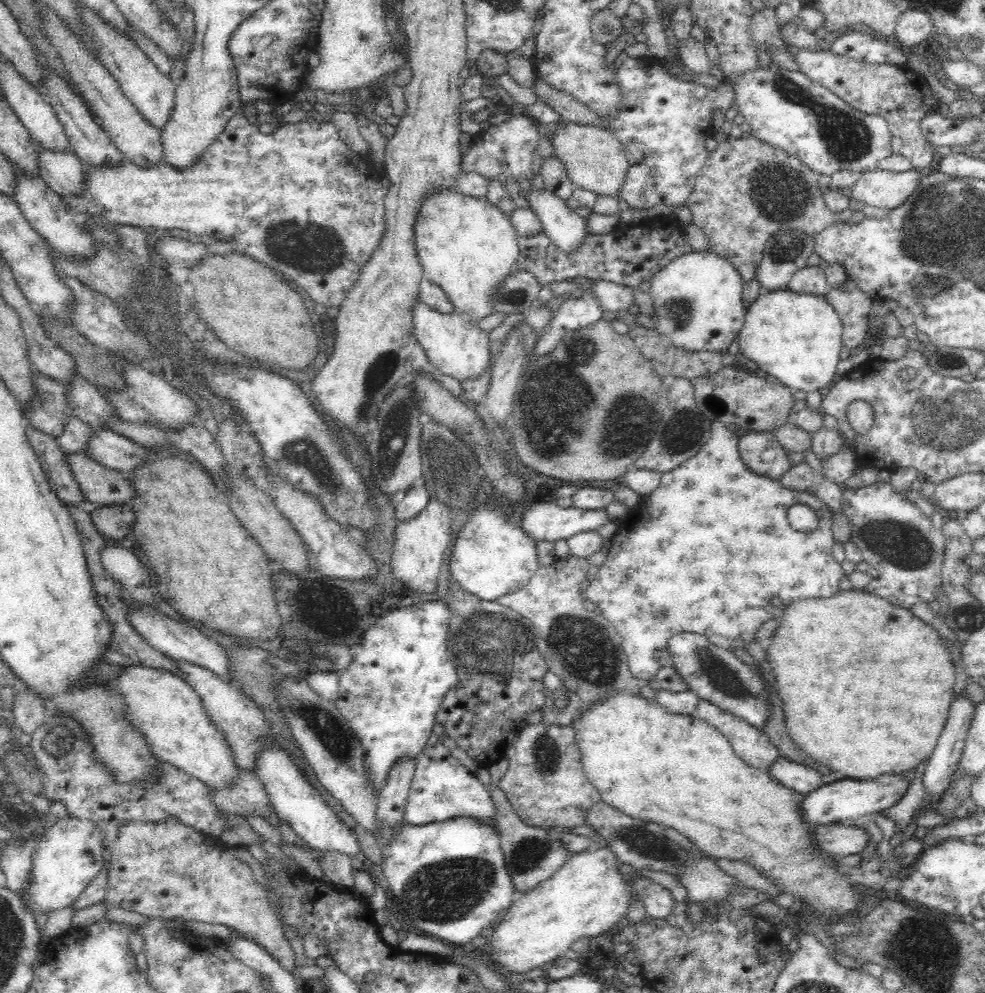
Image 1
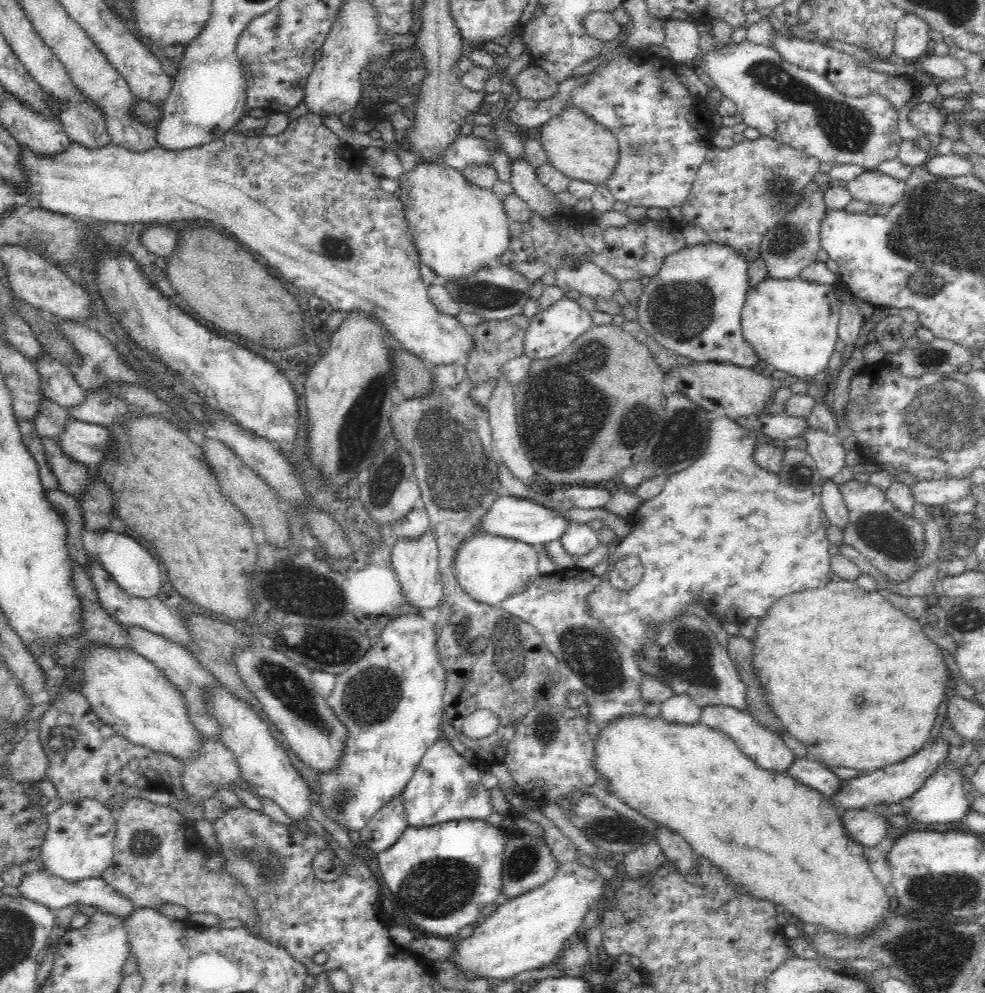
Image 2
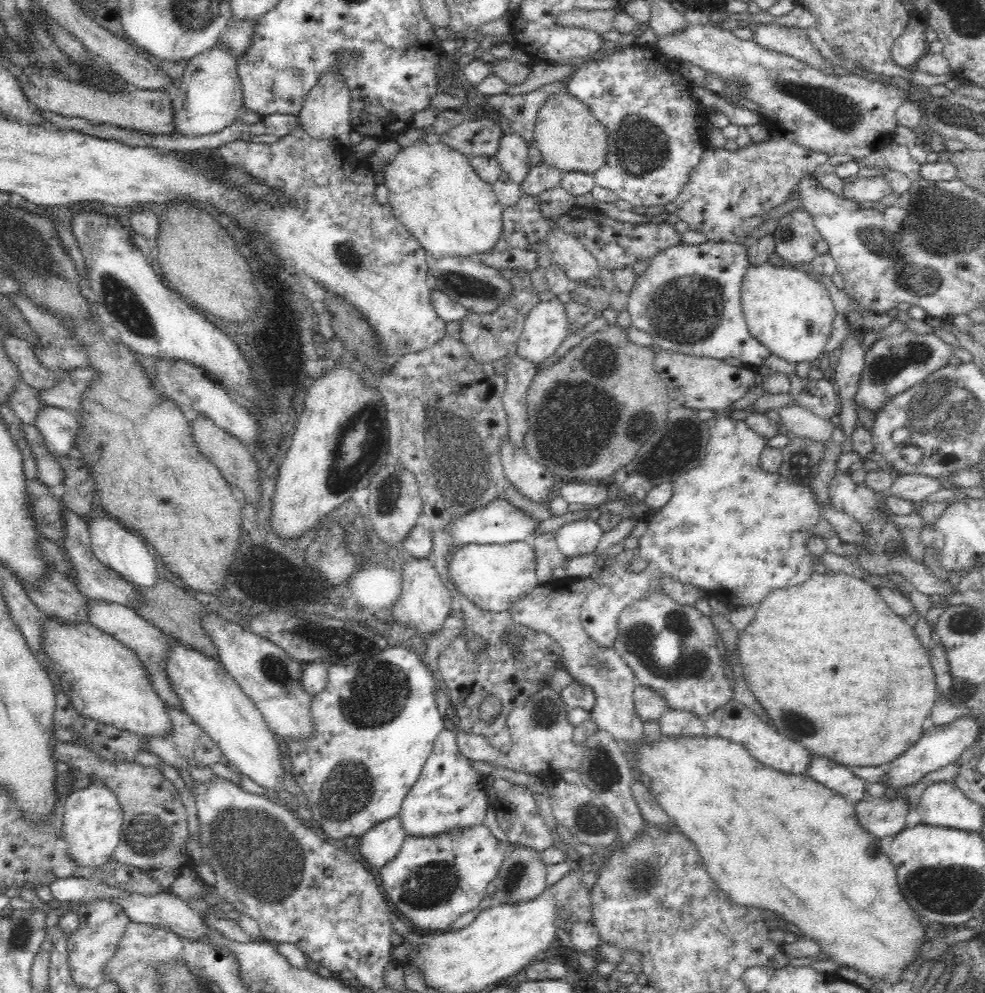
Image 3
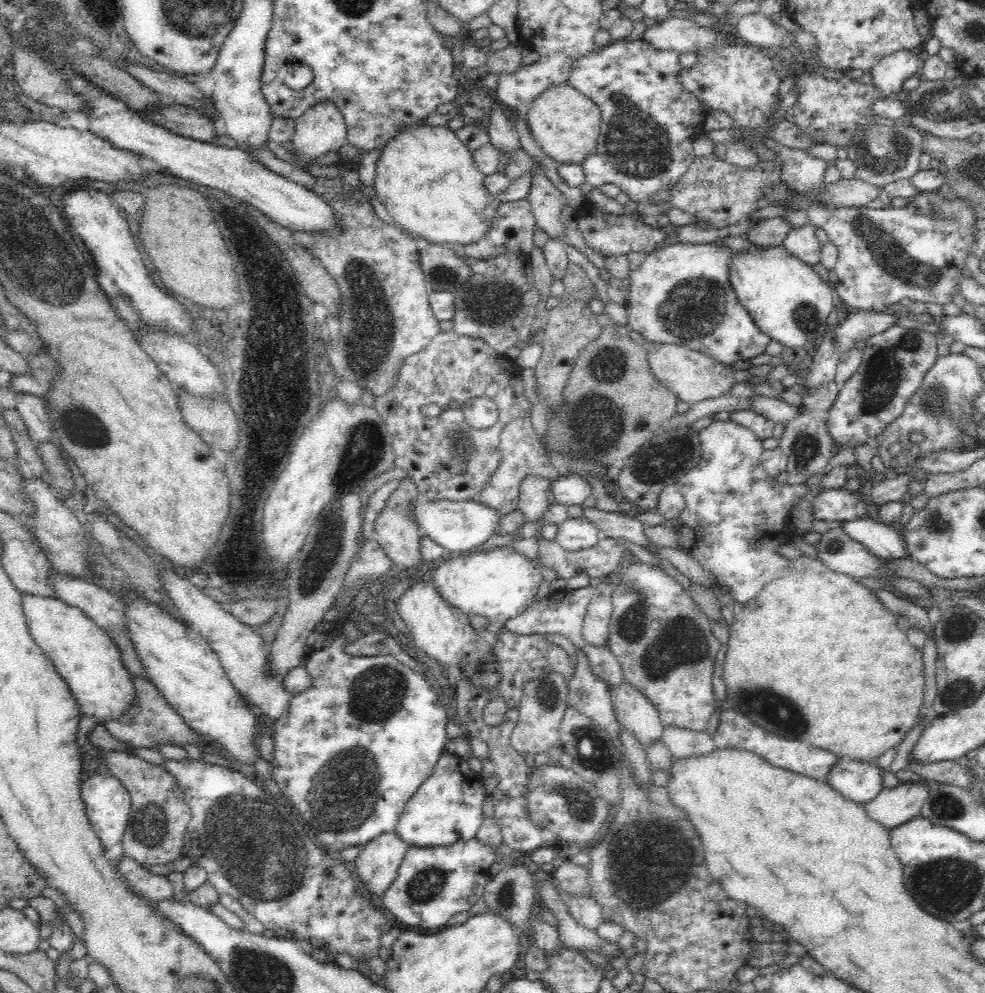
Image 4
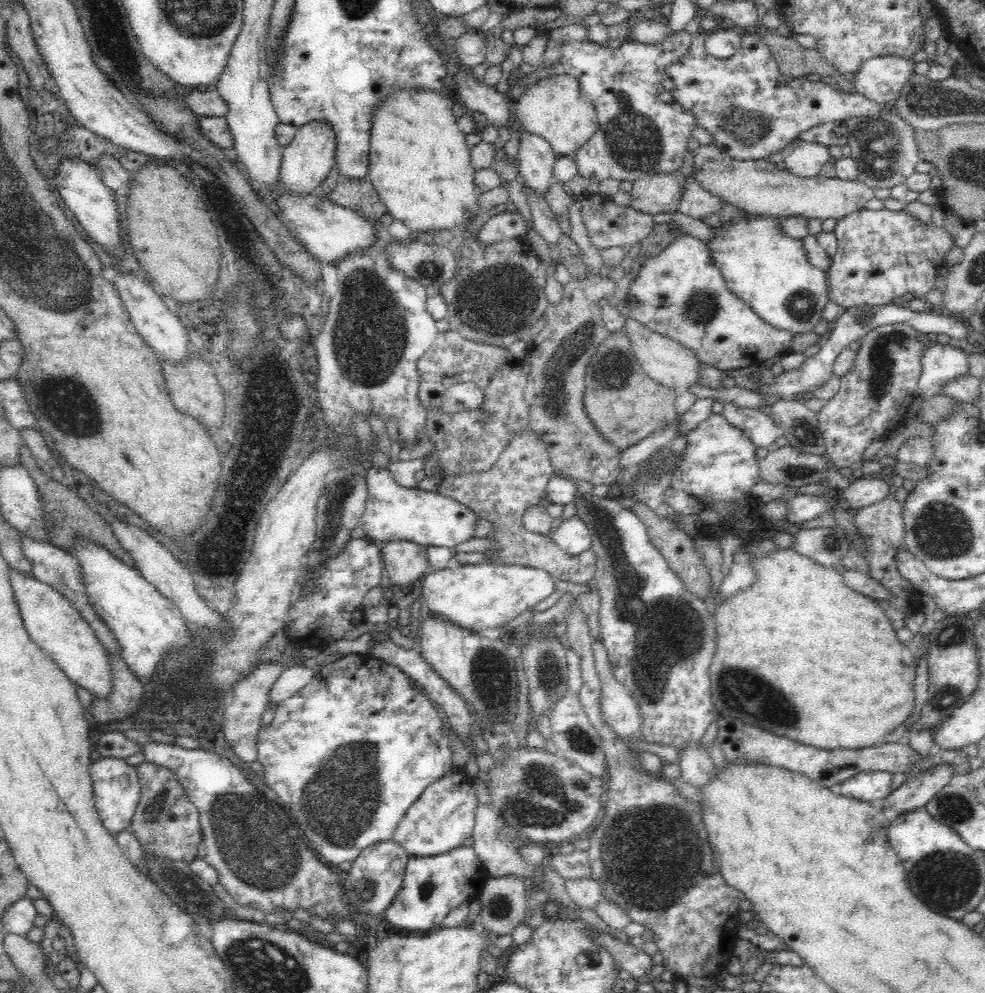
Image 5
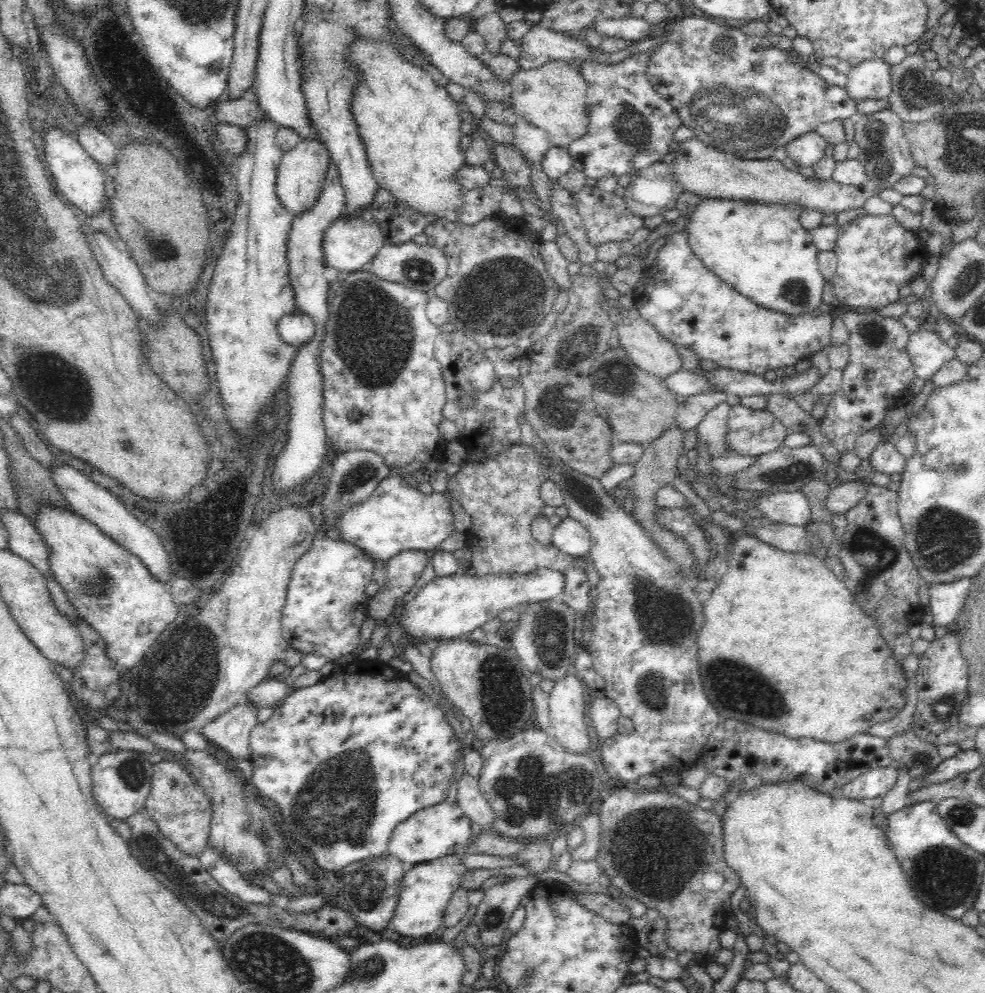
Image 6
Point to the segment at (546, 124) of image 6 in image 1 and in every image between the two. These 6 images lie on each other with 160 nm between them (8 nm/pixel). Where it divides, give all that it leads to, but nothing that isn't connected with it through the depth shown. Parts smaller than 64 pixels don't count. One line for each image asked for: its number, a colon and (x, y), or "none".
1: (595, 160)
2: (581, 149)
3: (569, 138)
4: (566, 125)
5: (555, 108)

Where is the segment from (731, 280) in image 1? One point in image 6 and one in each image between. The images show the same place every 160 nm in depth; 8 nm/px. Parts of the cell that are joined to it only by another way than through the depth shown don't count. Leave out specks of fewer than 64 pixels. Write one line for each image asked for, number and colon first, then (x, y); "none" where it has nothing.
2: (693, 305)
3: (688, 299)
4: (681, 294)
5: (680, 293)
6: (686, 302)

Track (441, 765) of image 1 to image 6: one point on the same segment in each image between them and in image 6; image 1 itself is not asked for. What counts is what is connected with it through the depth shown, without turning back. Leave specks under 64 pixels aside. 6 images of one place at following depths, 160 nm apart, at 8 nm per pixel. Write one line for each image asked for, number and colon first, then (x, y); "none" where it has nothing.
2: (445, 786)
3: (449, 793)
4: (447, 808)
5: (443, 816)
6: (442, 829)

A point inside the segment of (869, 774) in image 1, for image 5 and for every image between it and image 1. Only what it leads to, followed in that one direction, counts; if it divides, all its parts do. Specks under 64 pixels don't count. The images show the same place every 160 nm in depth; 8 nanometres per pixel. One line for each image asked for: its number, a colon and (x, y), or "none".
2: (852, 677)
3: (837, 670)
4: (818, 639)
5: (802, 655)

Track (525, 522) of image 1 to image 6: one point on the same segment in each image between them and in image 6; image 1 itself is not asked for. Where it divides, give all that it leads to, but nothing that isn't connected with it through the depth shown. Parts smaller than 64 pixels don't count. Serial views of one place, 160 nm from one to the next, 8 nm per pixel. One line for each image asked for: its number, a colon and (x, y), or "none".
2: (524, 519)
3: (499, 522)
4: (459, 526)
5: (425, 517)
6: (397, 516)

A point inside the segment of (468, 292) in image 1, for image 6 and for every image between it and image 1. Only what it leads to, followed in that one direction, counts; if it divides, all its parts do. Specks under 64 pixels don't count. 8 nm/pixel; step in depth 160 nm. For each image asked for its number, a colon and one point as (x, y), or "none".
2: (458, 228)
3: (435, 194)
4: (426, 177)
5: (420, 165)
6: (411, 129)

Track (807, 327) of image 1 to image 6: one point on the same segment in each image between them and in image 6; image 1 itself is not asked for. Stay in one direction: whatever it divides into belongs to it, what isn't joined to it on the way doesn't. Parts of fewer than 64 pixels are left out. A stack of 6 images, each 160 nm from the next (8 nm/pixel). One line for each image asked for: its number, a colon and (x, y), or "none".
2: (792, 324)
3: (788, 310)
4: (787, 300)
5: (765, 269)
6: (761, 250)

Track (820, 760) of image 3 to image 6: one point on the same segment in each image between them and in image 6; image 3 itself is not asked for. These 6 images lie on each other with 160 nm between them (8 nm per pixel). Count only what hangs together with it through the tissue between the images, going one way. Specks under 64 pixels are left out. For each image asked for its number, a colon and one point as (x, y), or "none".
4: (857, 781)
5: (870, 786)
6: (877, 782)

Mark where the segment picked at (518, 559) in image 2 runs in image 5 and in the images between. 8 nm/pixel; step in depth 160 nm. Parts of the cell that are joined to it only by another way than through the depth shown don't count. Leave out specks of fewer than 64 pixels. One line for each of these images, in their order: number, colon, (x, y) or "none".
3: (494, 577)
4: (501, 583)
5: (472, 596)

